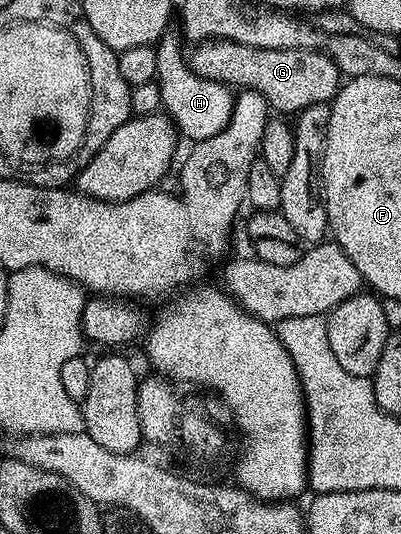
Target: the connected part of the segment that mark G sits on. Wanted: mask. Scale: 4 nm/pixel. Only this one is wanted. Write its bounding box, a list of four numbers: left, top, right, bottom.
[189,39,341,117]

